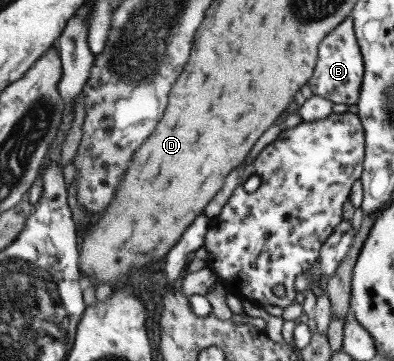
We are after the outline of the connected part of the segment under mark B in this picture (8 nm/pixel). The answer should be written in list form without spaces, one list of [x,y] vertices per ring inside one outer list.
[[[350,17],[337,24],[318,44],[318,58],[307,80],[311,94],[321,96],[333,104],[355,104],[364,72],[363,60],[353,33]]]

